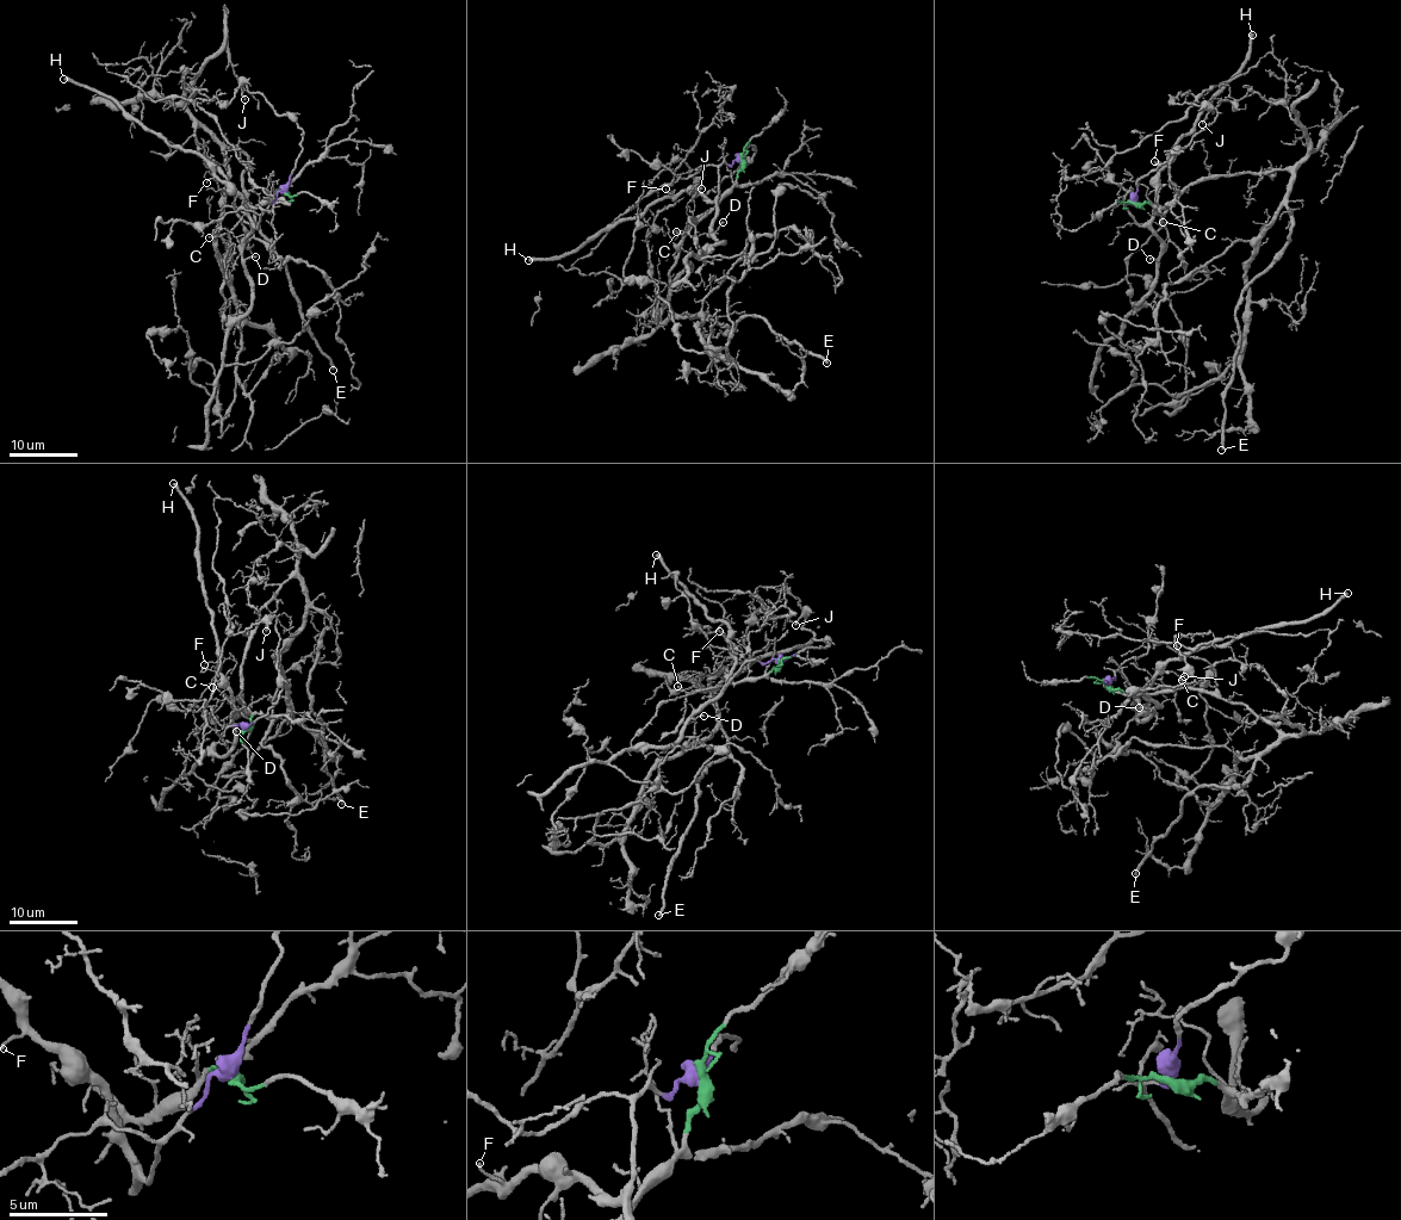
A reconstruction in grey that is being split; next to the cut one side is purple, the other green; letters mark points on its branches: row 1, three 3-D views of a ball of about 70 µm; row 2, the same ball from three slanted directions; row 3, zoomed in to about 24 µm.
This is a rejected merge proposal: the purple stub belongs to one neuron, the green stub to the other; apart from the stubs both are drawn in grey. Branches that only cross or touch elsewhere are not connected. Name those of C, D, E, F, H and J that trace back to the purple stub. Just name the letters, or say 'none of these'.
D, F, H, J

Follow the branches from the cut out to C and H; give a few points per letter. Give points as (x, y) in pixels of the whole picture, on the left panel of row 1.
C: (285, 193), (280, 190), (249, 208), (228, 231), (209, 237)
H: (285, 193), (277, 194), (255, 225), (243, 199), (197, 154), (171, 146), (110, 99), (63, 79)

